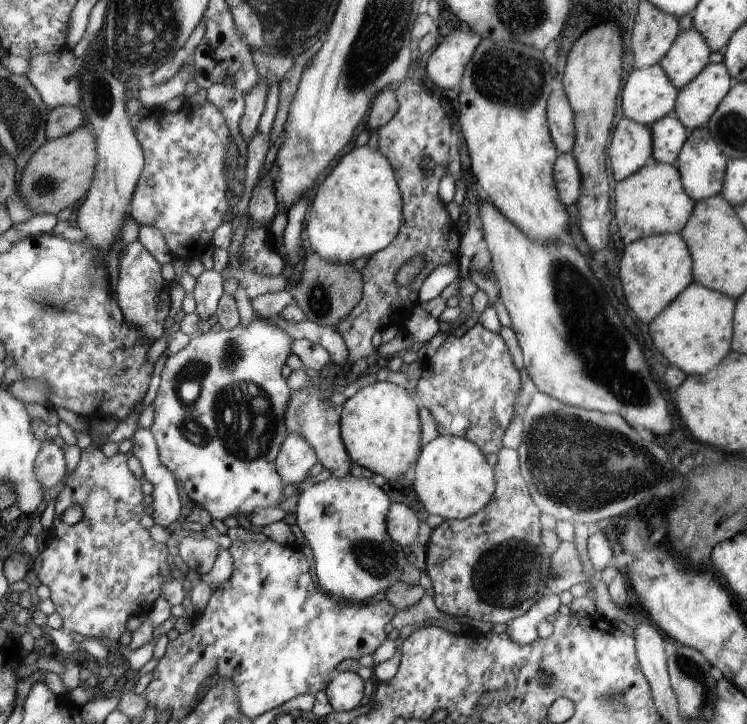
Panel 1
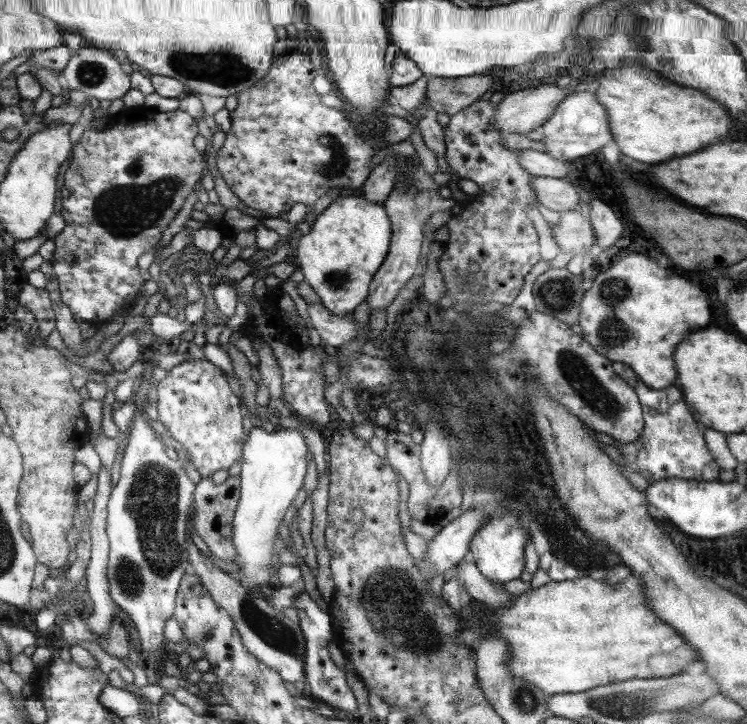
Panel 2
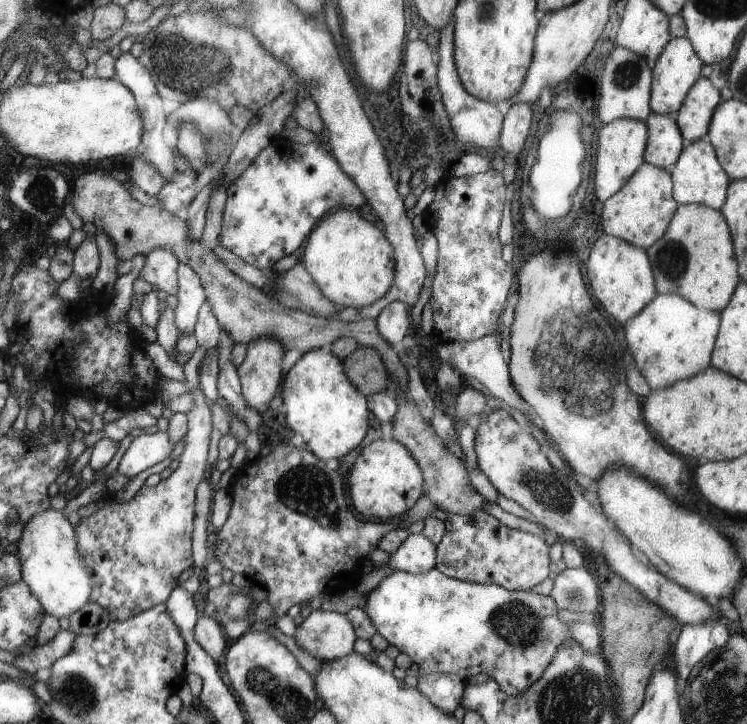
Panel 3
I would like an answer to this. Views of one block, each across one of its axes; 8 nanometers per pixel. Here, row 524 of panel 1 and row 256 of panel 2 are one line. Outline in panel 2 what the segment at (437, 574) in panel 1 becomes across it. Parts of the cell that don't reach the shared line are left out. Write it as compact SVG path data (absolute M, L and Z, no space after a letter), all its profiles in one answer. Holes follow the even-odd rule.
M481 99L451 115L442 128L445 141L444 157L450 174L454 179L471 180L481 190L481 194L474 196L472 202L463 205L463 208L444 224L449 238L443 242L443 251L435 264L445 287L443 297L436 301L437 306L442 310L449 310L454 302L473 304L486 300L486 302L499 302L504 305L511 304L523 286L527 272L540 260L537 235L525 213L525 208L535 207L538 203L536 192L530 185L532 174L518 161L520 150L507 150L501 142L500 132L489 126L494 116L496 116L496 105Z

